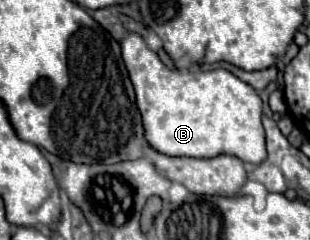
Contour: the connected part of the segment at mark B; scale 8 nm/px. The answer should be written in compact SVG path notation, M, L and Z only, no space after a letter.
M126 34L122 44L122 58L128 76L136 90L138 110L144 120L148 144L168 156L214 158L232 154L242 162L258 166L266 158L264 128L262 128L262 100L252 86L236 78L224 68L210 72L170 70L152 52L140 34Z

